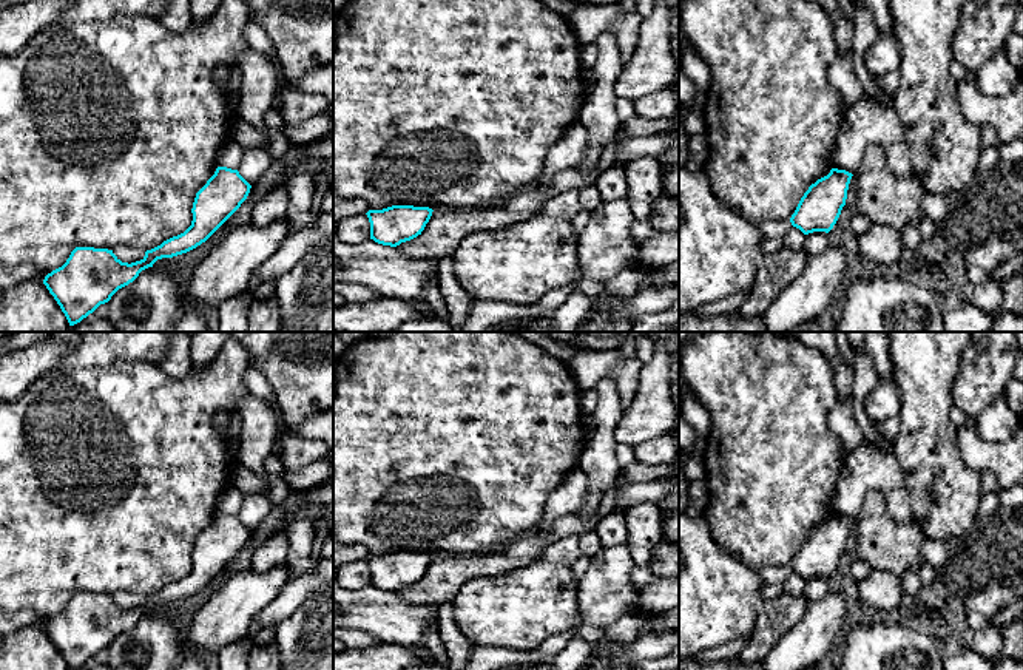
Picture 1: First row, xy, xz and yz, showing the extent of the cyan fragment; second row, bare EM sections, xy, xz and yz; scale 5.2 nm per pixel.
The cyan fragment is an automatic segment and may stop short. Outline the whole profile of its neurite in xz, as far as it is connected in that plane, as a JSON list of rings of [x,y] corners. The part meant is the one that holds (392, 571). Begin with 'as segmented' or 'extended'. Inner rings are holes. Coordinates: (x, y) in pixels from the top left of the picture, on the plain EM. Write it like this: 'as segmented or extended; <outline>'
as segmented; [[[392,551],[383,556],[369,556],[370,585],[397,593],[421,580],[432,562],[429,553]]]

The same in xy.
as segmented; [[[218,513],[214,520],[196,539],[193,548],[191,571],[181,580],[164,587],[160,591],[147,596],[145,602],[136,608],[122,608],[113,596],[94,593],[76,593],[66,608],[48,619],[43,630],[54,642],[69,670],[77,670],[100,650],[105,650],[122,633],[133,628],[139,619],[162,604],[173,604],[187,599],[205,588],[247,545],[252,531],[239,520],[238,516]]]

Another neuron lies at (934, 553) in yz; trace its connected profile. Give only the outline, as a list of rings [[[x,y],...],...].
[[[924,539],[921,545],[921,557],[924,563],[937,570],[947,562],[947,556],[947,545],[944,542]]]

